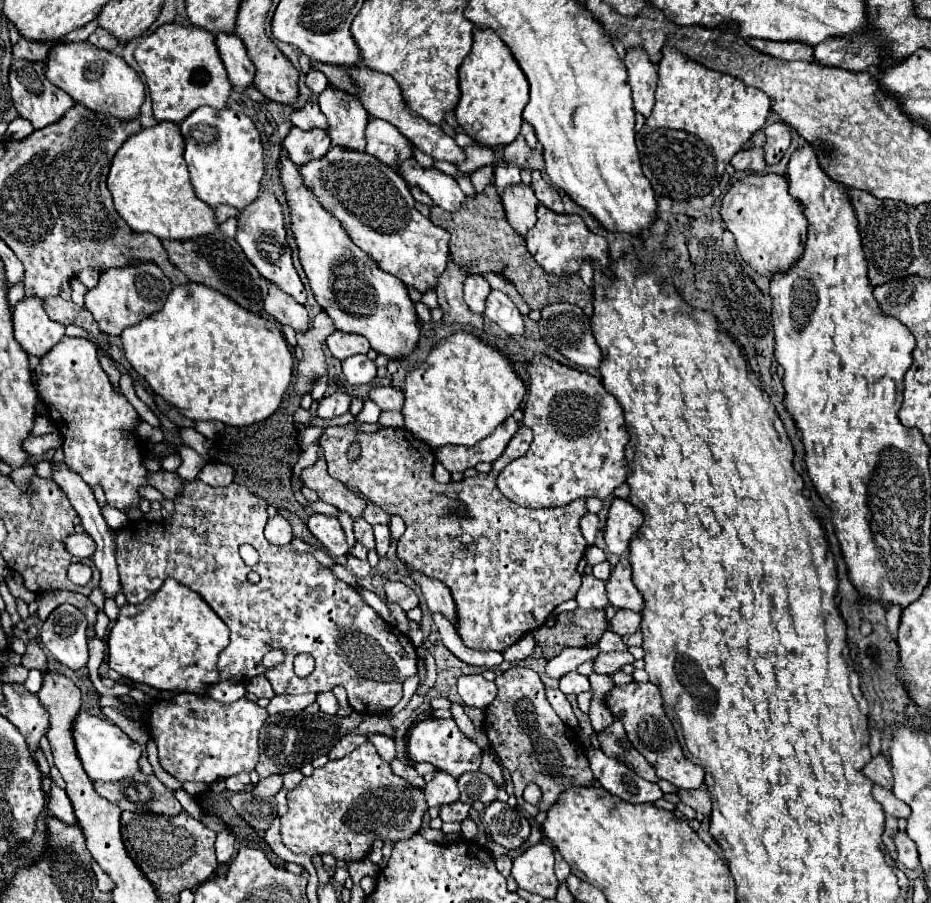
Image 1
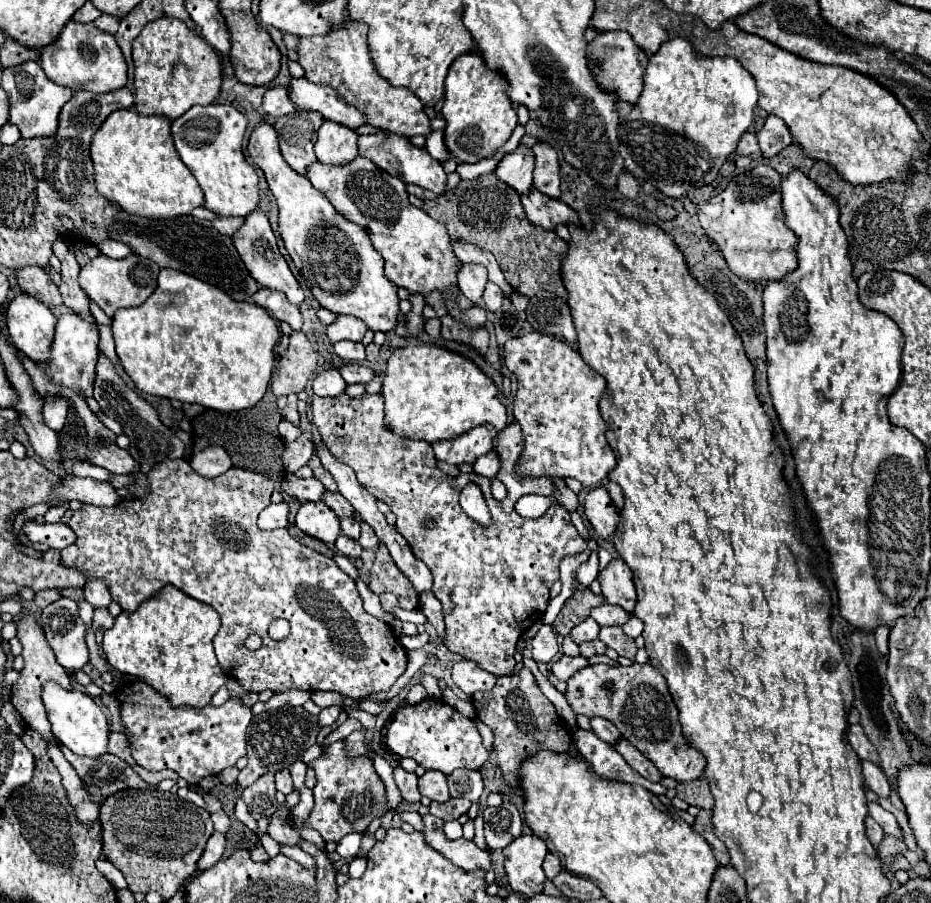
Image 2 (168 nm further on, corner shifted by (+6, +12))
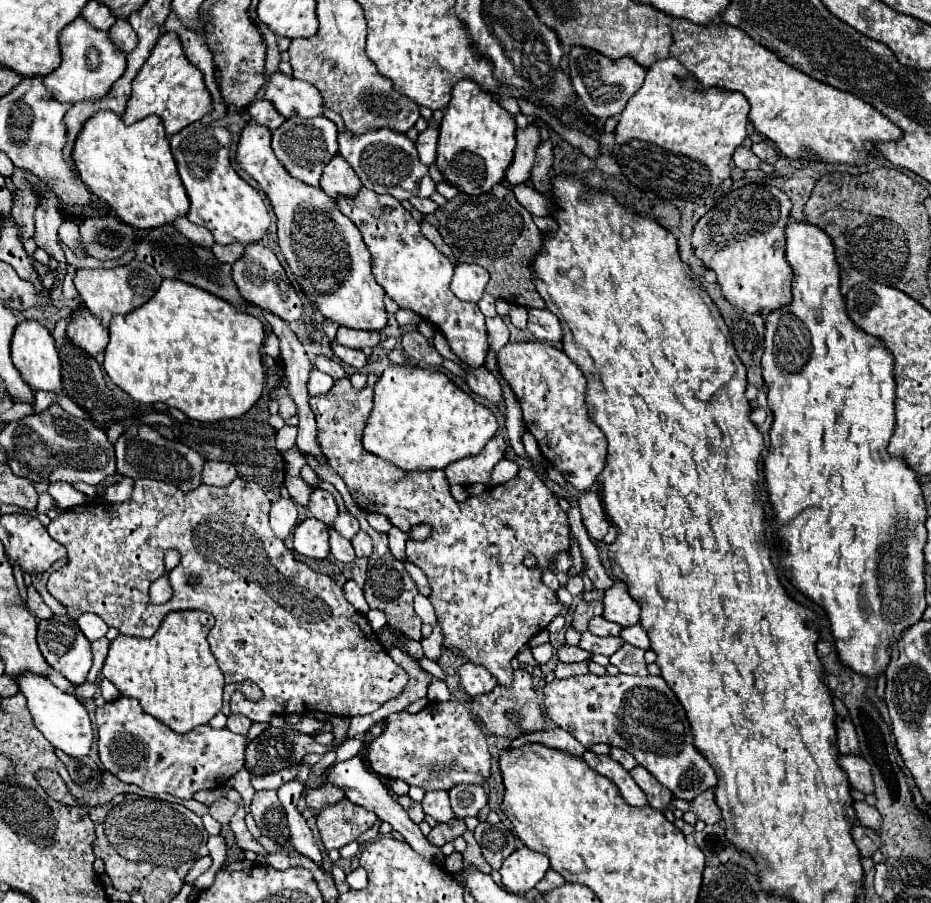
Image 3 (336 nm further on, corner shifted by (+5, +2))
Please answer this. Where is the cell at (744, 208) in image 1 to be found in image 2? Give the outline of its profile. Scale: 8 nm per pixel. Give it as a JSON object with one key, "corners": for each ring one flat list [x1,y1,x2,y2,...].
{"corners":[[756,165,736,175,718,197,698,205,706,237,718,245,726,265,744,281,780,281,796,269,796,235,784,223,780,181,770,165]]}

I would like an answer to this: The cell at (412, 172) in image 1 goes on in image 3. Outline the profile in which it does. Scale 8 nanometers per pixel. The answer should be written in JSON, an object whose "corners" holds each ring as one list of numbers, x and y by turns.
{"corners":[[383,129,357,137,345,131,339,133,339,153,343,153,347,163,355,169,363,187,371,191,393,195,399,201,411,197,431,197,435,193,435,183,429,175,429,167,419,161,417,147,411,139,407,139,405,133]]}

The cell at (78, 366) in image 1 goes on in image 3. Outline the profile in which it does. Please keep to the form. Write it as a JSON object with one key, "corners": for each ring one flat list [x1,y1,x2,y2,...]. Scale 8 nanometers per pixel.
{"corners":[[77,309,71,315,71,323,67,327,67,337,71,343,79,349,83,349,89,355,103,353,109,343,109,331,103,329,99,319,93,319,89,311,77,313]]}

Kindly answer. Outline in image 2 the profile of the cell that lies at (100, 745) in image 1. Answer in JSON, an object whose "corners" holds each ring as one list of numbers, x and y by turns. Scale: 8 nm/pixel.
{"corners":[[48,681,42,685,42,703,46,707,48,721,52,725,52,733,60,739,62,745,66,745,72,753,84,755,84,757,100,757,106,753,108,745,108,723,100,707,92,701,90,695,78,689,64,689,60,685,54,685,54,681]]}

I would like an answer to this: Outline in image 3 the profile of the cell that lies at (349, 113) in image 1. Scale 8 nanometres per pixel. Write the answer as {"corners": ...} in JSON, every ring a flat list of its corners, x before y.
{"corners":[[335,155,327,167,323,169,321,175,321,189,329,195,347,195,347,197,355,197,357,191,361,189,361,181,355,175,355,171,351,169,351,165,343,159,343,155]]}

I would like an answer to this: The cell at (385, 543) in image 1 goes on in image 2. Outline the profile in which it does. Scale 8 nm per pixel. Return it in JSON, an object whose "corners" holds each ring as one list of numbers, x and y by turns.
{"corners":[[360,523,360,527,362,527,362,535,360,535,360,539,358,539,358,543,364,547,364,549,376,549,378,547,378,537,376,537,376,533,374,533,374,529,368,525,368,523]]}

